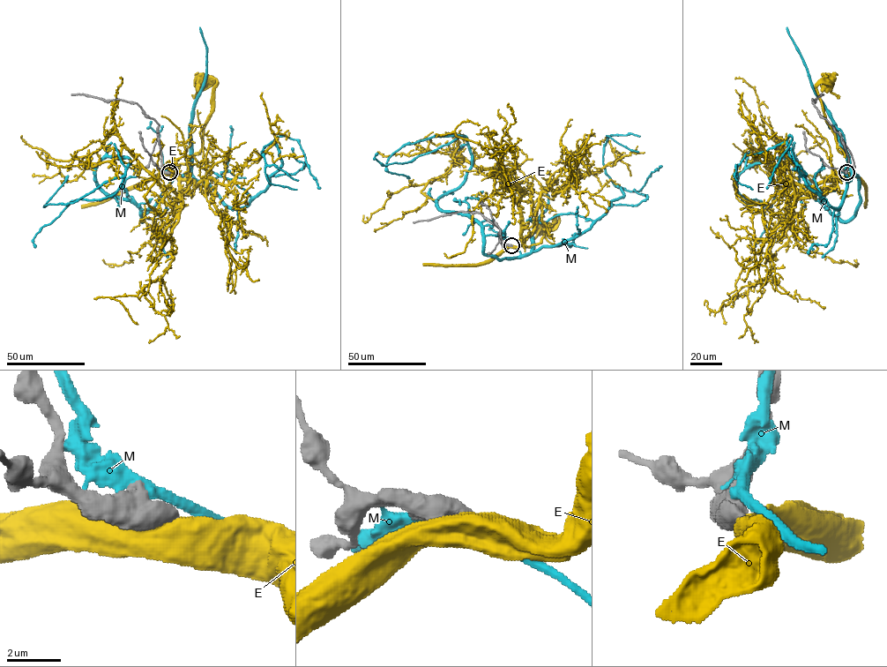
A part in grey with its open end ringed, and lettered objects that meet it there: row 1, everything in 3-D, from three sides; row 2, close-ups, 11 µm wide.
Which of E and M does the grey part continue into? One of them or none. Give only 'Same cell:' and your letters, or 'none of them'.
Same cell: none of them

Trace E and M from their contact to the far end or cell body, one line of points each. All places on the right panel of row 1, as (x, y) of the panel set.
E: (846, 173), (846, 159), (837, 148), (836, 138), (826, 121), (816, 86), (821, 83), (828, 84), (828, 80)
M: (846, 171), (855, 175), (847, 155)

